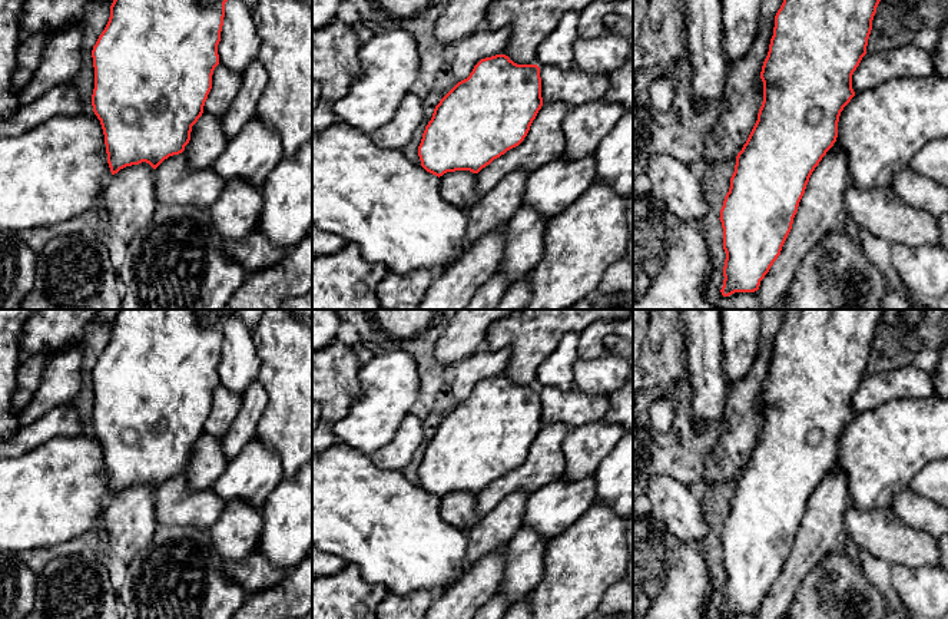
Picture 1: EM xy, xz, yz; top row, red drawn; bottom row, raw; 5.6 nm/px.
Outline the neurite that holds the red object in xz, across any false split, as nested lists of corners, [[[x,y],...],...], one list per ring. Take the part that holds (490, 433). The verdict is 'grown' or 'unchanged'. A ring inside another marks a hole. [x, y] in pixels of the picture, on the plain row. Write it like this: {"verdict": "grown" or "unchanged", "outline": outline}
{"verdict": "grown", "outline": [[[506,375],[481,380],[470,397],[458,403],[435,427],[418,467],[421,487],[440,500],[441,519],[458,529],[477,519],[477,494],[527,457],[543,427],[541,398],[537,385],[517,385]]]}

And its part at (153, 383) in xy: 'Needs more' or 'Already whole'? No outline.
Needs more

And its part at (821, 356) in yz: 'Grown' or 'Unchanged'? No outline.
Grown

